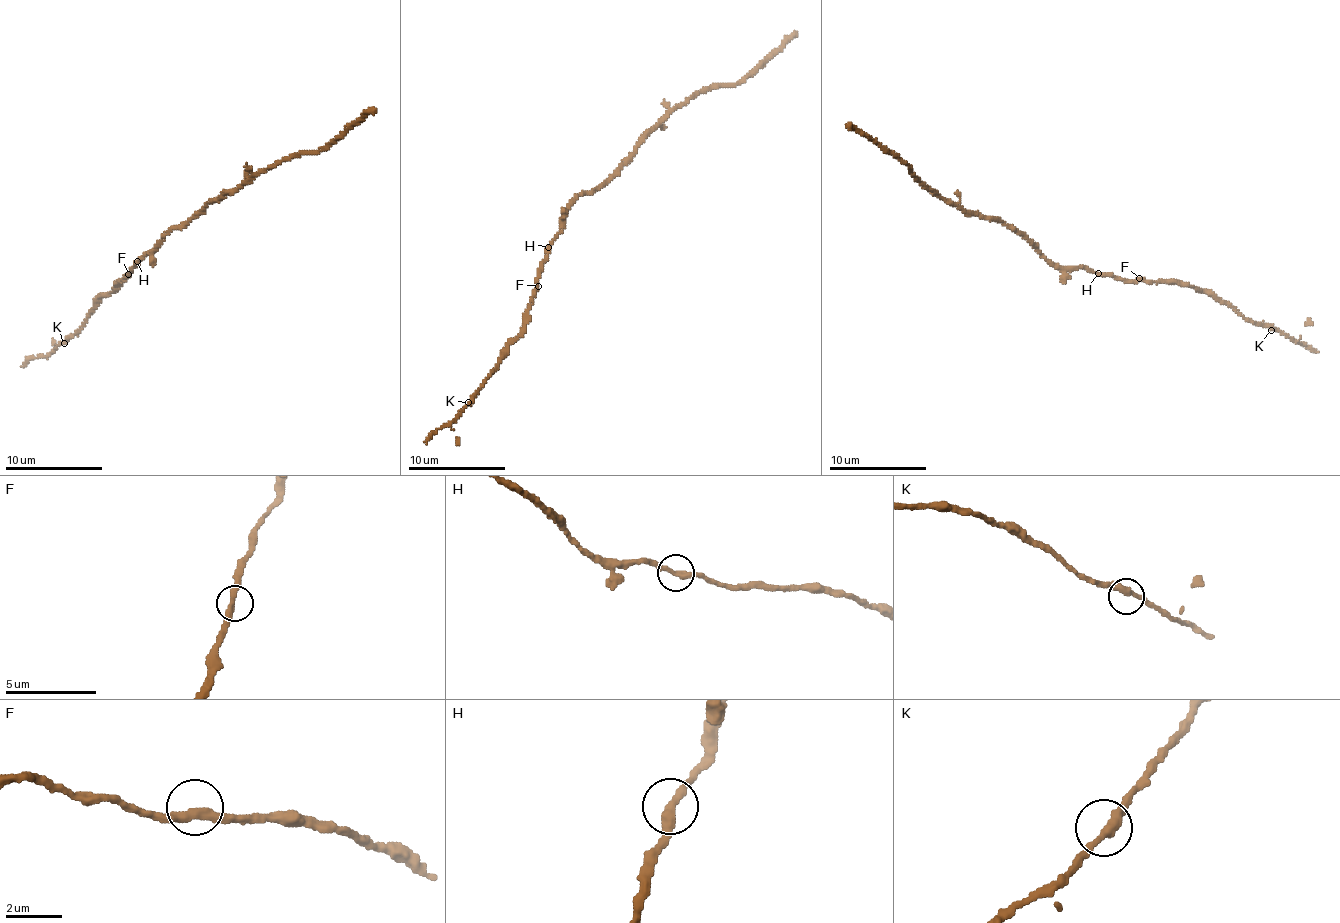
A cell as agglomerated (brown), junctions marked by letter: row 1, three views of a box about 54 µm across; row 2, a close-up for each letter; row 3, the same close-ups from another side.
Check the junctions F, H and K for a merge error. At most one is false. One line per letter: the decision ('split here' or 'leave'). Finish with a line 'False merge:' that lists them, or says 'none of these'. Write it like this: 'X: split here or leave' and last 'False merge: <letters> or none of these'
F: leave
H: leave
K: leave
False merge: none of these

